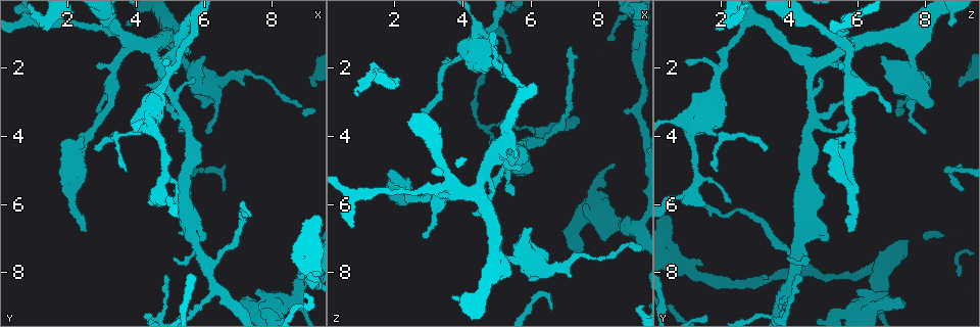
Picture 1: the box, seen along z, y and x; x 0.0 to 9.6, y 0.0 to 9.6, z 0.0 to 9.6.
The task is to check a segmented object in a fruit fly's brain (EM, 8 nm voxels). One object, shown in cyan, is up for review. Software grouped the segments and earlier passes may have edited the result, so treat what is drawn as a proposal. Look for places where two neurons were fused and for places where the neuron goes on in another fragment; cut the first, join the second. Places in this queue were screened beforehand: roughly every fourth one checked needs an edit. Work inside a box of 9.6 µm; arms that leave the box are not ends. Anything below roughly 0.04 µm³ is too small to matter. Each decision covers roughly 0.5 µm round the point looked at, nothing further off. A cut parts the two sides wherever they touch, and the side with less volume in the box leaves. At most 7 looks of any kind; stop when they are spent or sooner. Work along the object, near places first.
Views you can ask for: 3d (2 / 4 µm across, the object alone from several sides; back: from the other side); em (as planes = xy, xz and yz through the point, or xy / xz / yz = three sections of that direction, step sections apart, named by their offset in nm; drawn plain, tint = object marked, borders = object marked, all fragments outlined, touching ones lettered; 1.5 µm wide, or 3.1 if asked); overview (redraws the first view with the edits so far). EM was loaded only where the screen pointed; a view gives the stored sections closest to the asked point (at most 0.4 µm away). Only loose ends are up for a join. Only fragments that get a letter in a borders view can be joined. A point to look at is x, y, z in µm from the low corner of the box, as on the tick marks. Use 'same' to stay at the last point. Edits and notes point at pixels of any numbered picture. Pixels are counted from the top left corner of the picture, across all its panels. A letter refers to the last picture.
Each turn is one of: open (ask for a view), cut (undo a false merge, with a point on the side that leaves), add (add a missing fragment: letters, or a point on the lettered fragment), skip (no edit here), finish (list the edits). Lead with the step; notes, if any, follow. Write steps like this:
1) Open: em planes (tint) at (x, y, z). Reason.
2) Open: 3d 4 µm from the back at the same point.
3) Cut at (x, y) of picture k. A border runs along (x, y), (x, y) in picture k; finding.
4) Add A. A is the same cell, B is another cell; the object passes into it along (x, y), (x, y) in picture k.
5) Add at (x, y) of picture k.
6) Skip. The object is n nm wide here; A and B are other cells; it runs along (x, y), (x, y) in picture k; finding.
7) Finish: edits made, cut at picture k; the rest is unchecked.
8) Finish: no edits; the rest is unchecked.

Open: 3d 4 µm at (3.75, 0.70, 8.75). Free end.

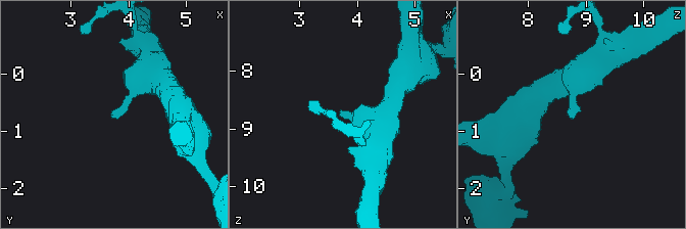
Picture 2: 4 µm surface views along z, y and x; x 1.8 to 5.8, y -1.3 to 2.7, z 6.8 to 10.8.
Open: em xz step 8 (tint) at (3.75, 0.75, 8.70). Need the tissue.

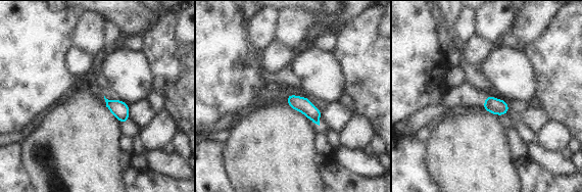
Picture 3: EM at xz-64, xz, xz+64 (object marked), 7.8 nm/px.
Open: em planes (borders) at the same point. Cut it another way.

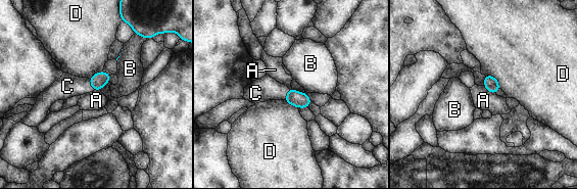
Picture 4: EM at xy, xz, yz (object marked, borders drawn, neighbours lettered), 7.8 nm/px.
Add C. C is the same cell, A, B and D are other cells; the object passes into it along (99, 80), (91, 85), (67, 86) in picture 4; the neuron continues.

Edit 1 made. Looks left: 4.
Open: overview.

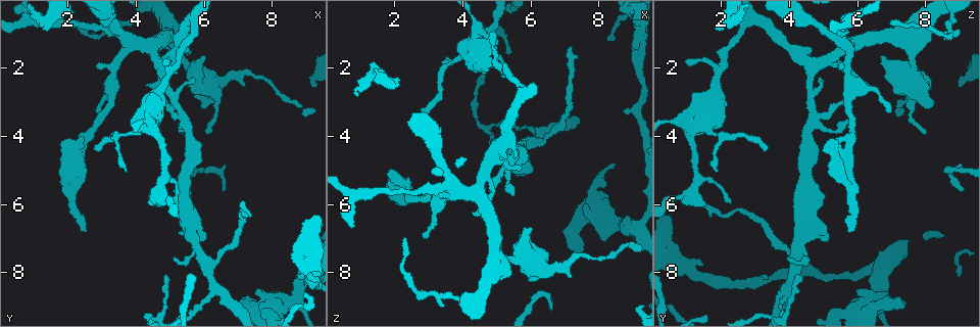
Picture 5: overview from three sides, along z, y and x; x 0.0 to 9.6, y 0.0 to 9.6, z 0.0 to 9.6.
Open: em planes (borders) at (2.90, 4.40, 3.25).

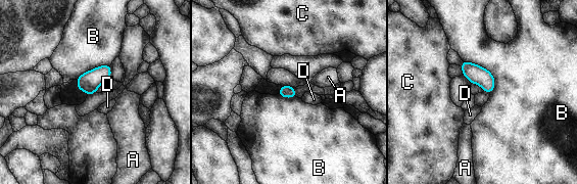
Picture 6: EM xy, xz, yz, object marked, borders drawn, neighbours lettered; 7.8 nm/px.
Skip. A, B, C and D are other cells; a border runs along (462, 59), (490, 72), (490, 94) in picture 6; none of them fits.

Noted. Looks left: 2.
Finish: edits made, add at picture 4; the rest is unchecked.

